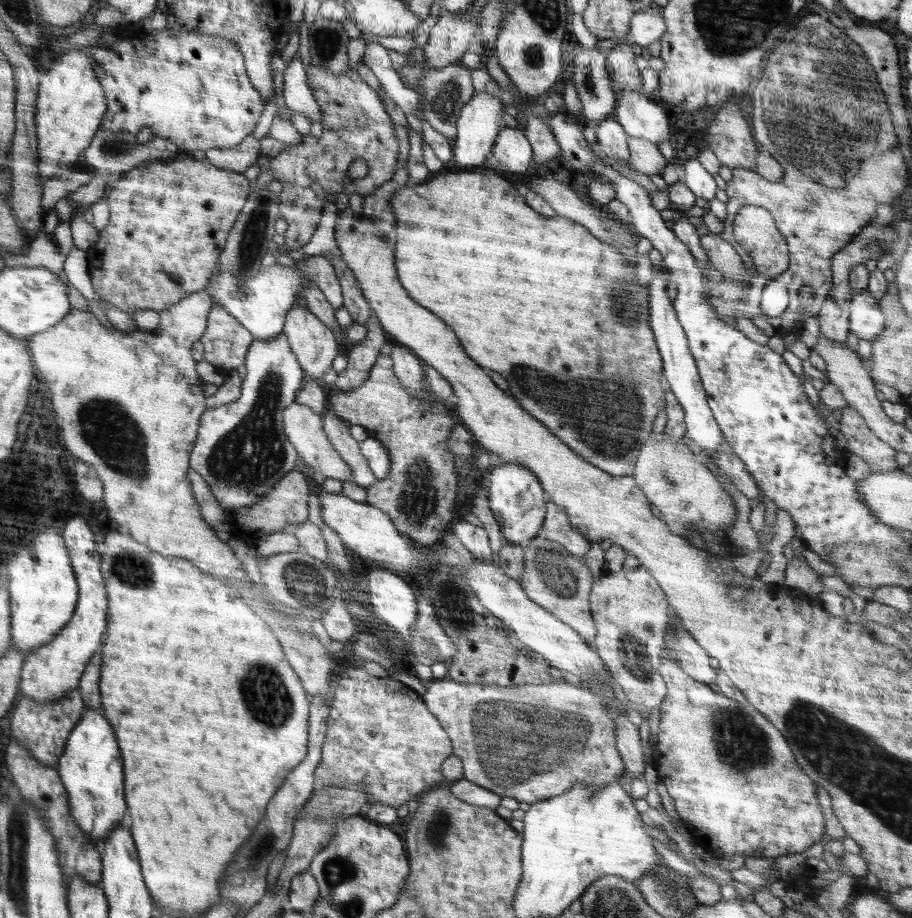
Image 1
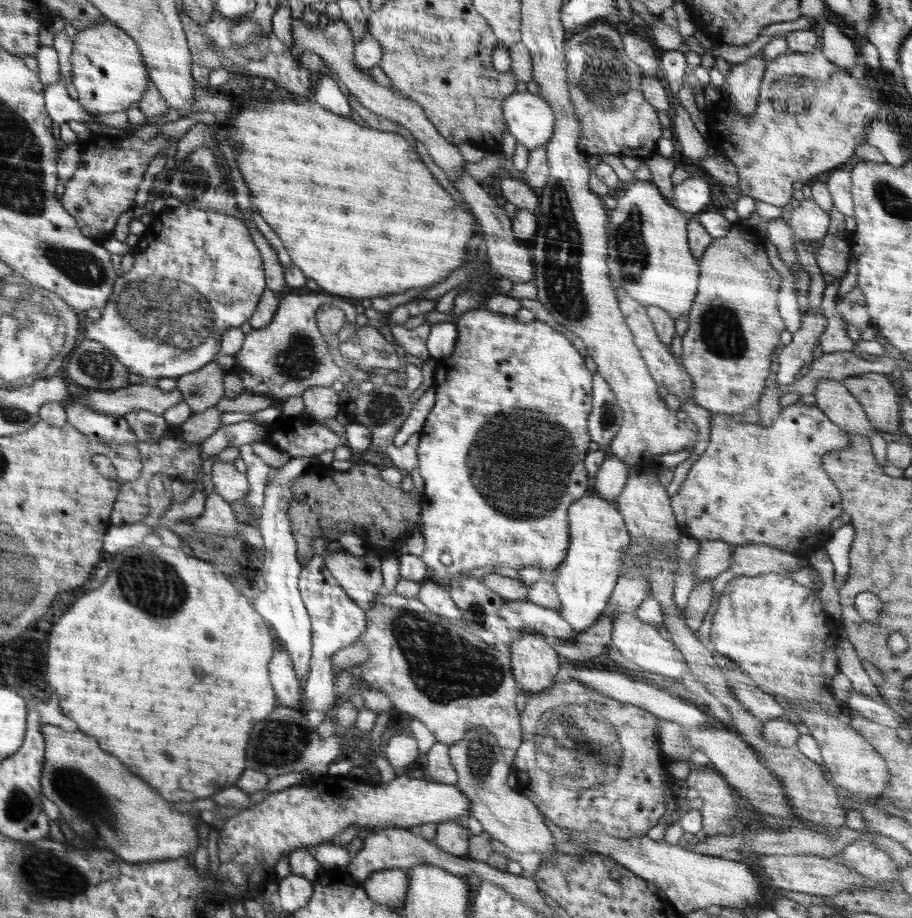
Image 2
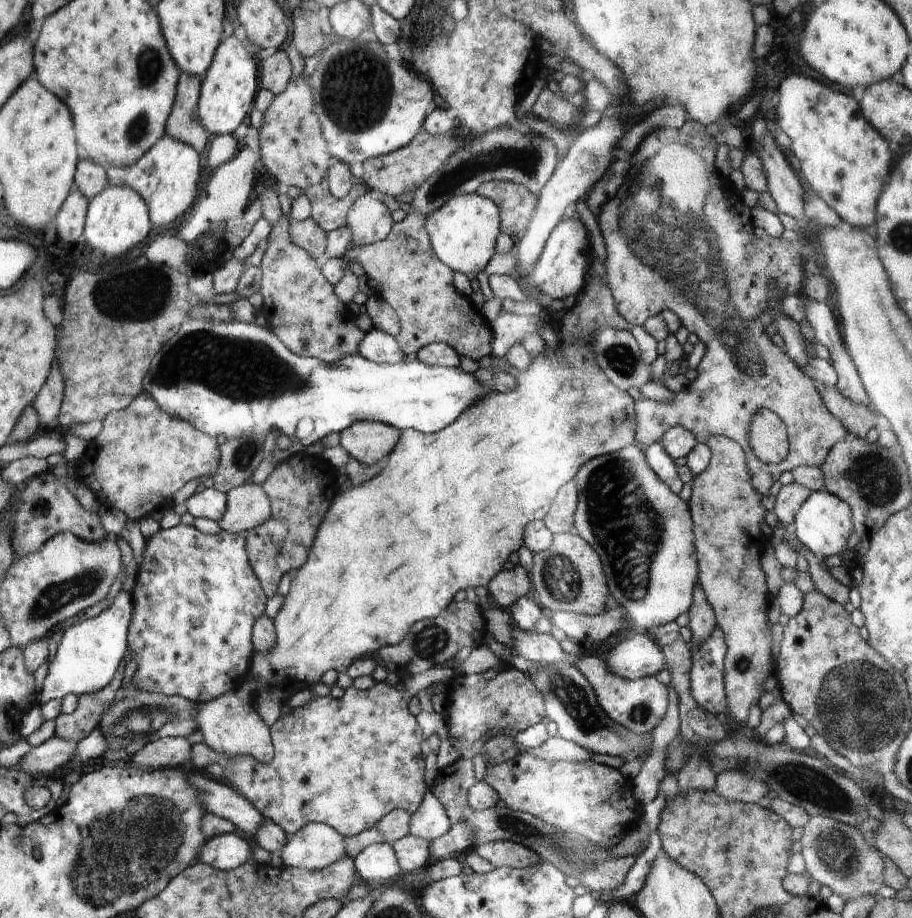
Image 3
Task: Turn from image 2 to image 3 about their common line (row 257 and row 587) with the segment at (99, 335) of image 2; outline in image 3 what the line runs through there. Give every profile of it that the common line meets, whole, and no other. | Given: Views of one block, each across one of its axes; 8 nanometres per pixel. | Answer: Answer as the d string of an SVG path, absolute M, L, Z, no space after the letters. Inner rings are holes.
M184 523L173 526L169 529L160 528L158 532L145 540L144 554L138 565L137 575L135 578L136 585L133 588L132 598L134 598L134 618L129 626L129 643L130 658L137 661L138 666L132 677L132 684L138 691L148 691L164 695L180 695L184 698L196 702L205 703L240 688L243 683L249 680L251 674L250 662L252 662L253 642L252 642L252 626L254 622L258 622L264 614L267 596L260 586L250 562L248 562L248 554L246 554L246 533L232 534L225 530L214 535L207 535L197 530L194 525L186 525Z

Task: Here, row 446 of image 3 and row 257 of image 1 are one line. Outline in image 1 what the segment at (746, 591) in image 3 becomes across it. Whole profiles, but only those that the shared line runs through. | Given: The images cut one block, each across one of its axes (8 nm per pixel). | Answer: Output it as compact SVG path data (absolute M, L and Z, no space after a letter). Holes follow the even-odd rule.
M710 233L700 237L700 246L704 248L702 254L709 258L713 267L725 278L743 280L749 274L742 259L724 238L720 238L720 234Z

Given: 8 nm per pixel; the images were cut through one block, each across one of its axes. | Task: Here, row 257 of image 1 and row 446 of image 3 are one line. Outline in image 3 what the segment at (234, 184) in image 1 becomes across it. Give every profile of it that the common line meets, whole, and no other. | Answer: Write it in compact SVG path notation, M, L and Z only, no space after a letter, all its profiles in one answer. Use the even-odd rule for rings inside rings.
M142 392L136 400L124 410L110 413L104 417L103 428L96 438L89 442L88 463L84 466L82 478L78 478L78 486L83 484L104 504L120 510L129 520L140 521L151 516L160 506L168 505L174 492L180 490L186 482L201 479L202 476L213 476L220 460L221 440L212 438L204 432L190 426L180 418L170 418L162 412L154 398L148 392Z

